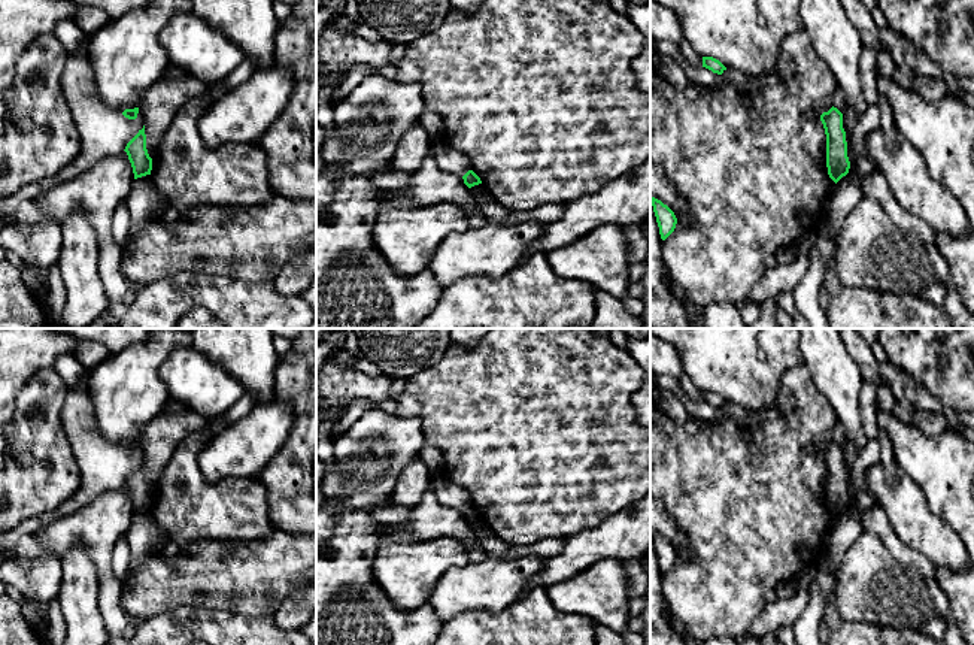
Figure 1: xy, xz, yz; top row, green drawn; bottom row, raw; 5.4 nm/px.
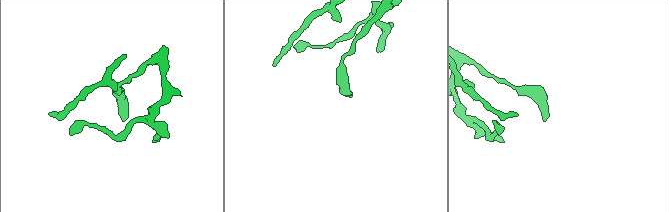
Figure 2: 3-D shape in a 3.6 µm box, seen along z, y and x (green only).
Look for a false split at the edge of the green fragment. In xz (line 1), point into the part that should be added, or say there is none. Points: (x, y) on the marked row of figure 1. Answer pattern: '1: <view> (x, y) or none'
1: none

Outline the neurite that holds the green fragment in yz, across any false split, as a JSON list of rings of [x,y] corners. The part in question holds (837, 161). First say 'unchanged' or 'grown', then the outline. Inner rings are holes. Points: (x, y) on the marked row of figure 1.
unchanged; [[[832,106],[828,112],[820,115],[820,121],[826,134],[828,175],[837,184],[850,169],[843,113]]]

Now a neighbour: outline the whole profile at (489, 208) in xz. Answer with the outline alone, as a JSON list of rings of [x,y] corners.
[[[483,184],[470,188],[480,214],[494,224],[541,222],[550,224],[564,214],[564,205],[547,203],[535,209],[510,211],[503,208]]]

